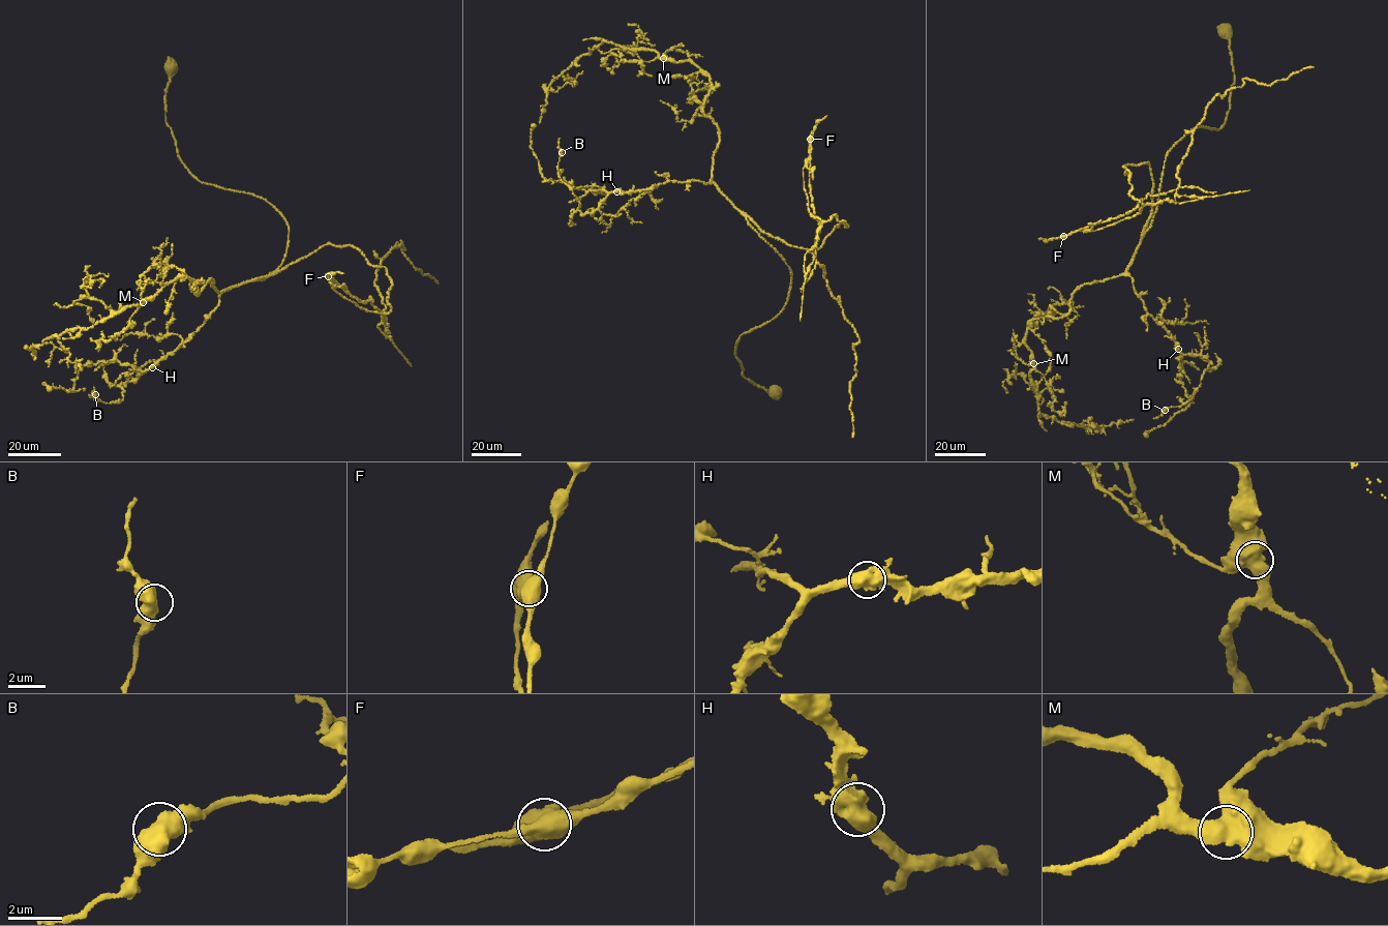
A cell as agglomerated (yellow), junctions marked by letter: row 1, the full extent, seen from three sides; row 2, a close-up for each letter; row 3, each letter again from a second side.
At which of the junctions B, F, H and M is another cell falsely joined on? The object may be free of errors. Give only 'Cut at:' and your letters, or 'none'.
Cut at: F

